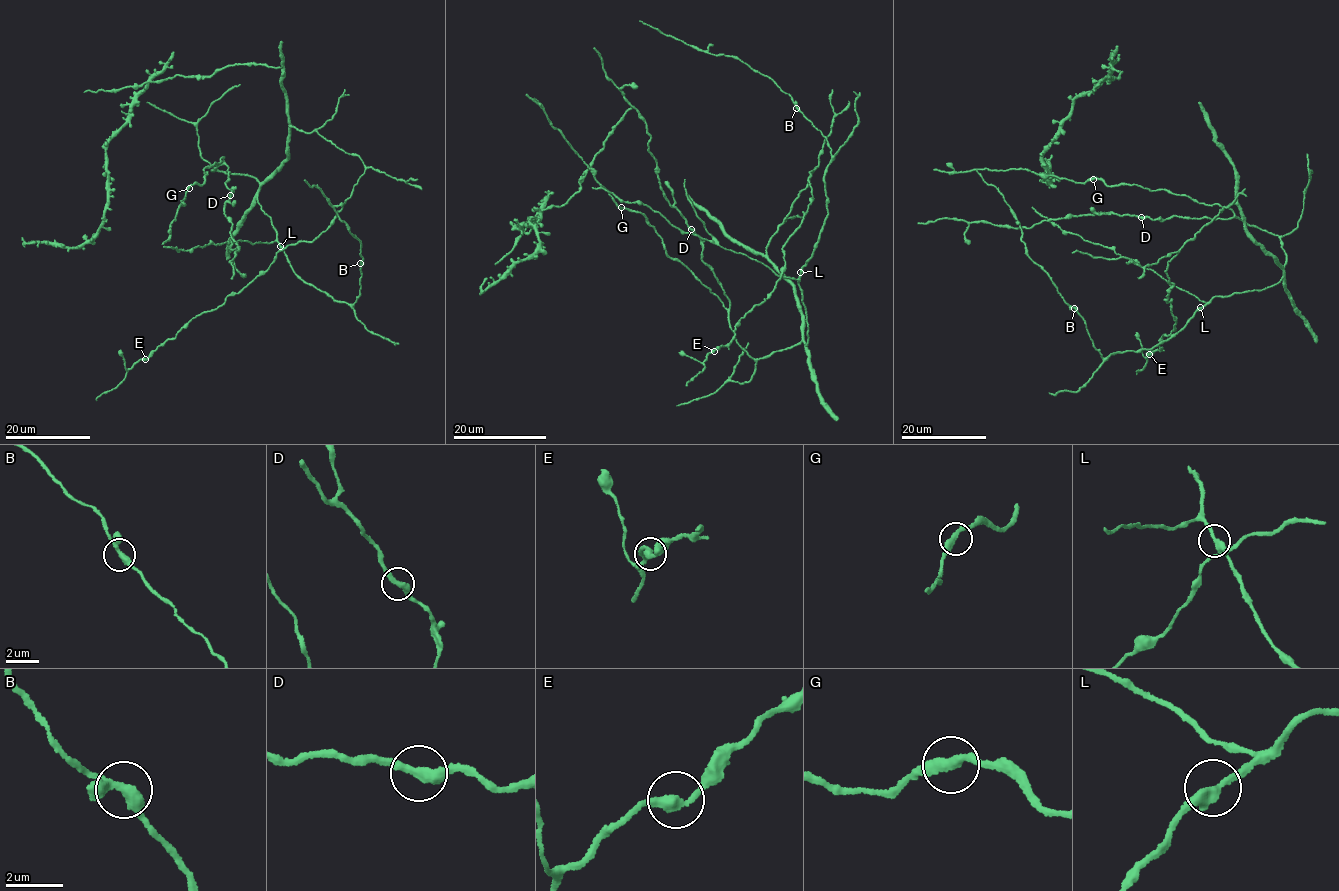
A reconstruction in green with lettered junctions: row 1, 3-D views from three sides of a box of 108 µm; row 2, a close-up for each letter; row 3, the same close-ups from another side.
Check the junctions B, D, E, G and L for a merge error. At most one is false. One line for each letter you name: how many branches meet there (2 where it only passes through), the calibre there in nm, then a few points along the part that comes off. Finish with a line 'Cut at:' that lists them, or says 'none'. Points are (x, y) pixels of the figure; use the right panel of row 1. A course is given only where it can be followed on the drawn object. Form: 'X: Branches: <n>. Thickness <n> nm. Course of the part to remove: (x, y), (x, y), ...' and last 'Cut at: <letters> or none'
Cut at: none

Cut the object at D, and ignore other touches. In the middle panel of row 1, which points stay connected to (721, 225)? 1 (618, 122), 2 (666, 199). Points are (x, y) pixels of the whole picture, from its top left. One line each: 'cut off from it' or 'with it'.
1: with it
2: cut off from it

